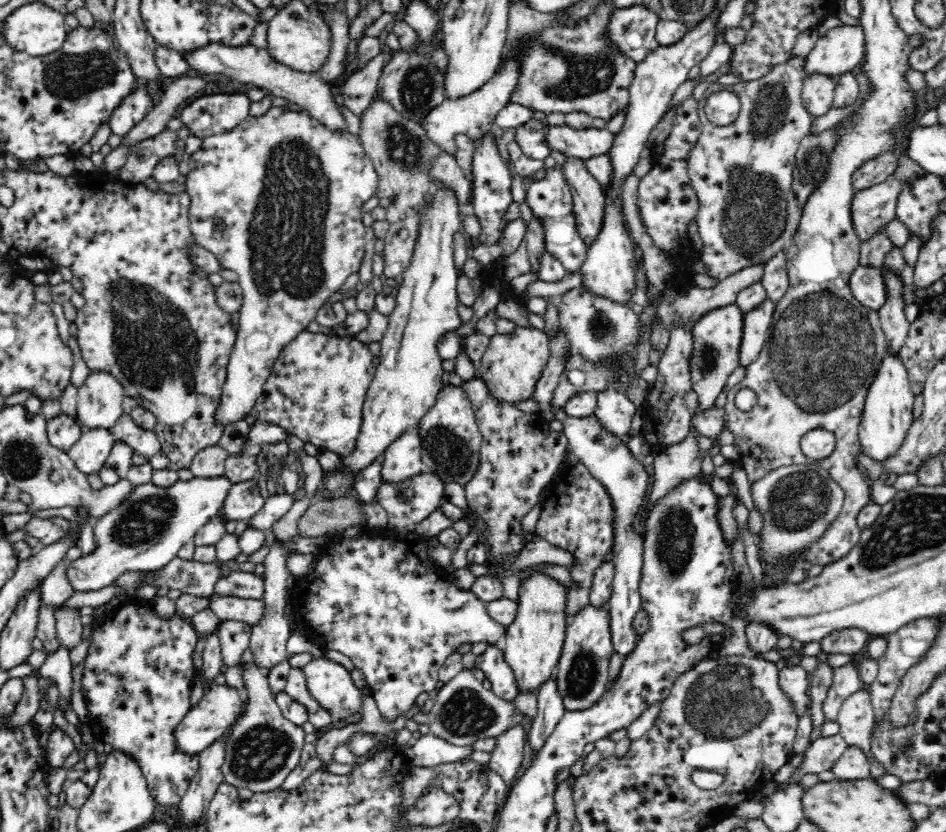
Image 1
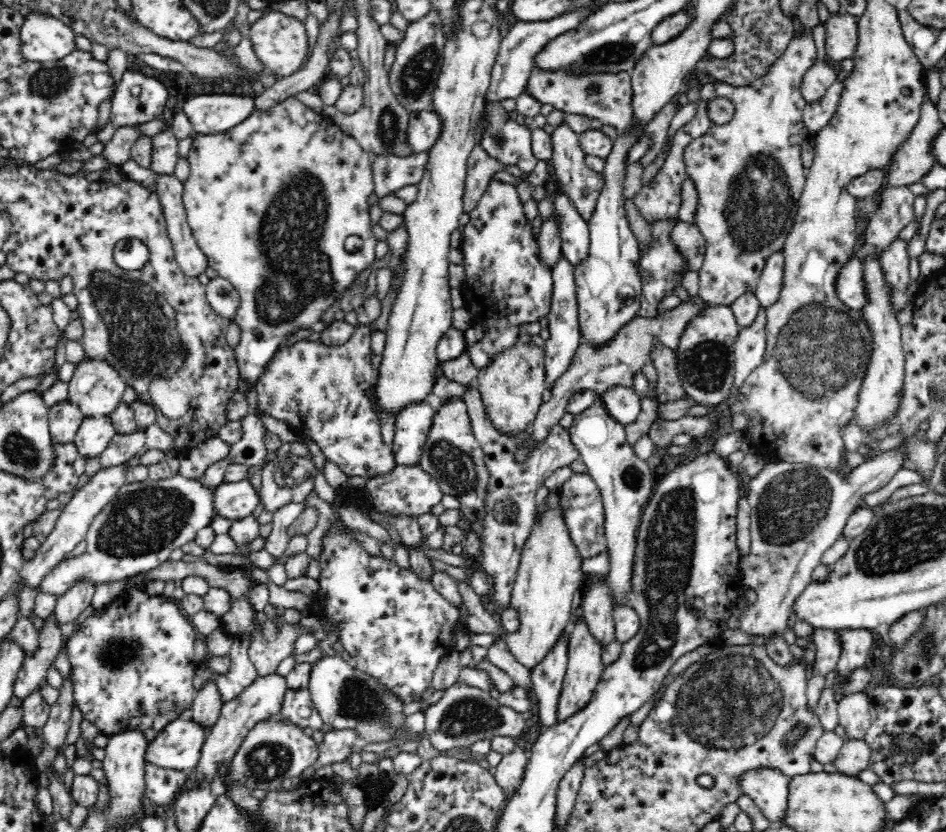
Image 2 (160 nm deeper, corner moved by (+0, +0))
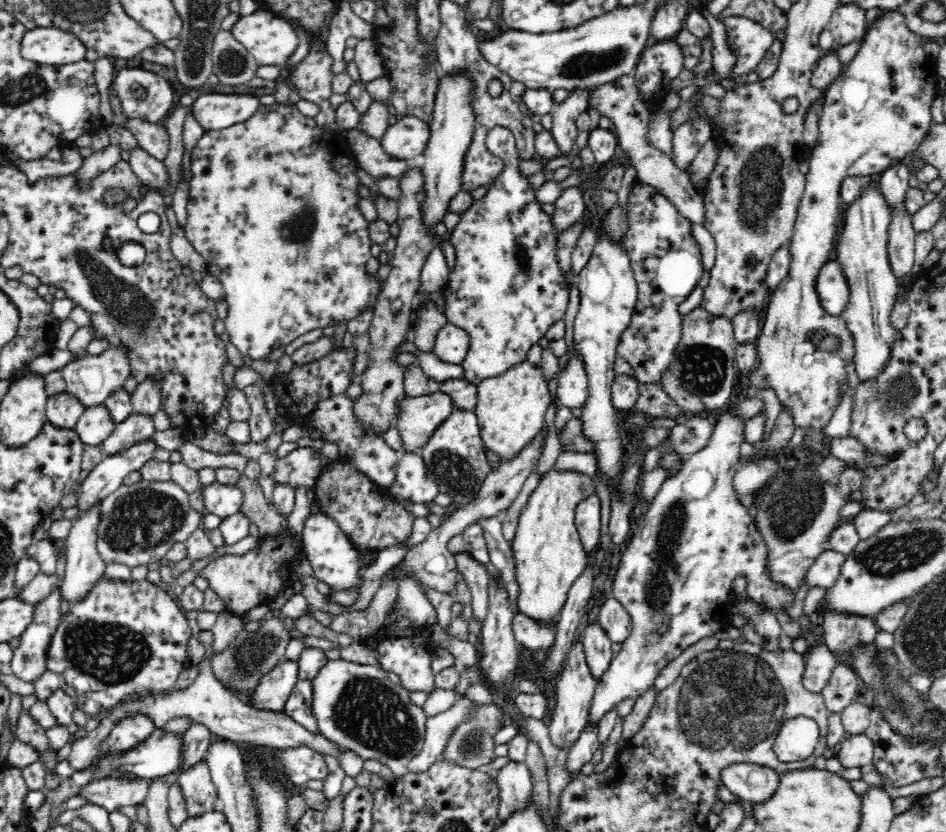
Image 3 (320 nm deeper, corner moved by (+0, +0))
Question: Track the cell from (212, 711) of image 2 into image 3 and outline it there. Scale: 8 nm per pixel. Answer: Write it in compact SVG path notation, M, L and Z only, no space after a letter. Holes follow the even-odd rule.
M194 721L190 728L183 734L182 760L178 764L178 769L186 770L194 766L200 760L205 760L206 750L210 746L210 736L212 732L206 726Z

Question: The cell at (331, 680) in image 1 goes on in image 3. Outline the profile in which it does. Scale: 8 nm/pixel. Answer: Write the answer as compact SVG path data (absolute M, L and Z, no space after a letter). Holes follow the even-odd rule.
M345 659L329 660L313 679L313 713L318 732L342 749L354 751L362 759L376 760L388 766L394 776L408 774L410 760L422 750L426 738L426 719L429 717L423 707L414 705L409 692L394 684L388 674L376 666L356 664Z

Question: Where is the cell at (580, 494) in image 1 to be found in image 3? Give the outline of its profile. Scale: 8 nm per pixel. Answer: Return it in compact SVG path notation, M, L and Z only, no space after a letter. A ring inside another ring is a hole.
M597 494L586 497L575 508L575 525L583 550L587 553L595 551L601 537L600 499Z

